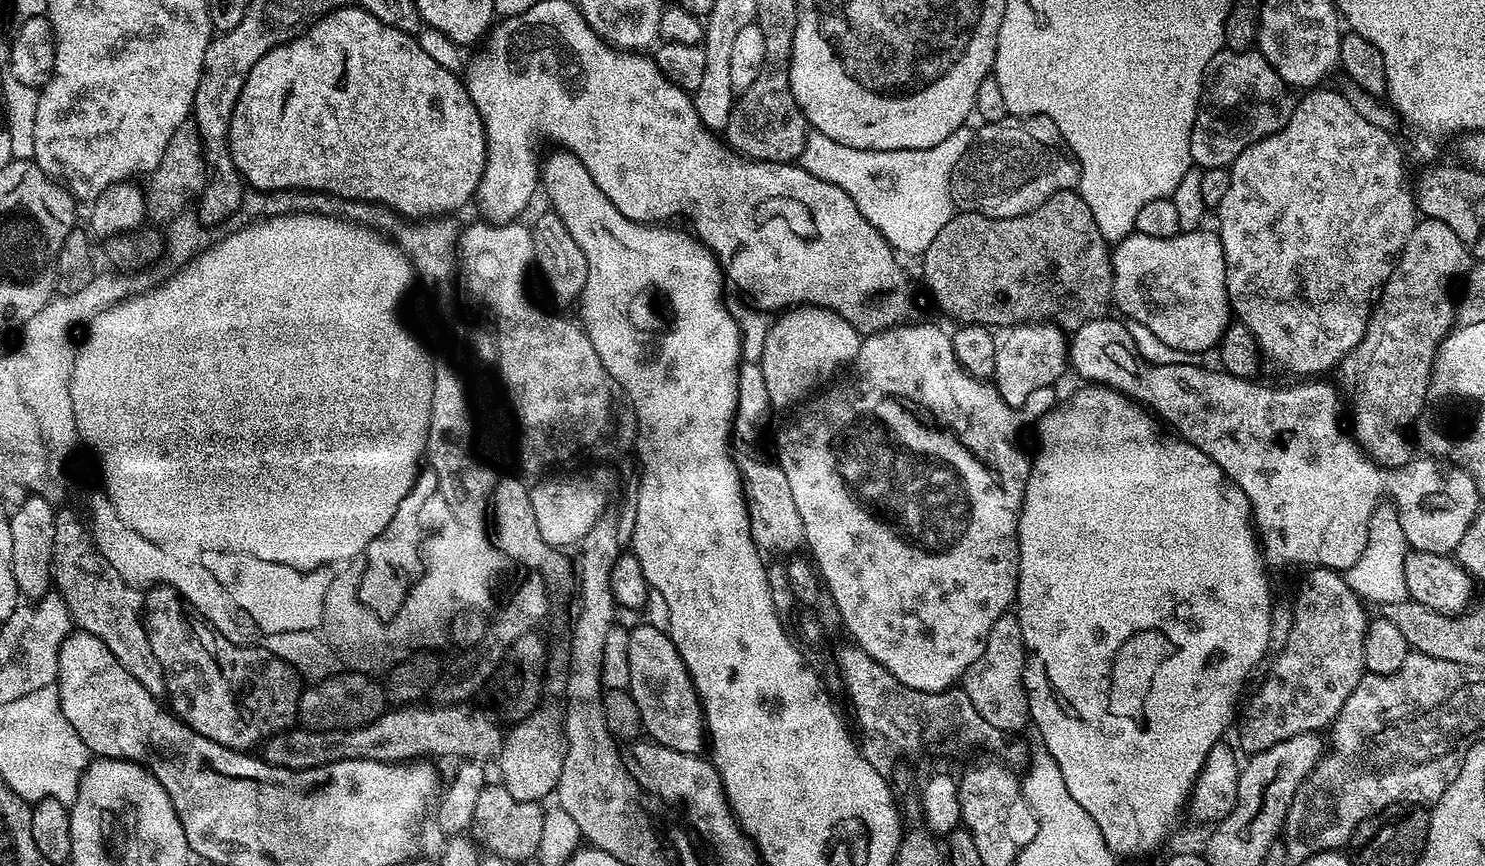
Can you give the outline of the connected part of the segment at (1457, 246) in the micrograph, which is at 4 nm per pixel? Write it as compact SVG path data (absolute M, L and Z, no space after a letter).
M1421 219L1384 281L1364 337L1346 357L1347 363L1352 363L1344 372L1353 384L1351 435L1369 460L1385 468L1400 468L1413 459L1404 427L1408 416L1415 417L1417 412L1416 400L1408 391L1413 388L1420 398L1428 395L1436 349L1456 319L1458 304L1452 301L1452 287L1460 275L1460 279L1465 275L1468 260L1467 246L1446 222Z

